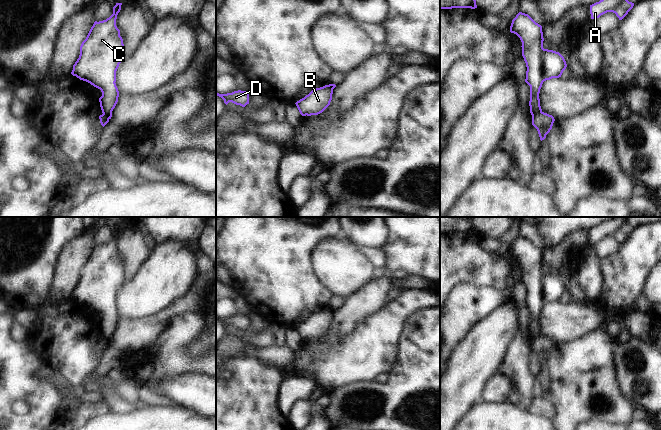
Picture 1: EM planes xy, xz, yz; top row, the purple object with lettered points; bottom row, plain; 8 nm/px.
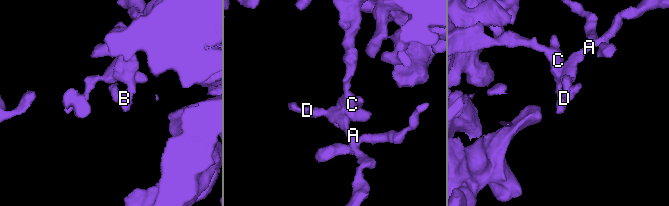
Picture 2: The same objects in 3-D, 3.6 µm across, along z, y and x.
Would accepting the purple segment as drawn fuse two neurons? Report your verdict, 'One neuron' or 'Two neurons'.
Two neurons

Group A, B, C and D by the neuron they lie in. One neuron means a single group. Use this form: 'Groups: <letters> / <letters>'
Groups: A C D / B

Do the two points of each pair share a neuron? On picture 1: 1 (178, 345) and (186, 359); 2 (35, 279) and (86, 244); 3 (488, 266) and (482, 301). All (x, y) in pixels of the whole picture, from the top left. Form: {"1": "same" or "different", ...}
{"1": "same", "2": "different", "3": "different"}

